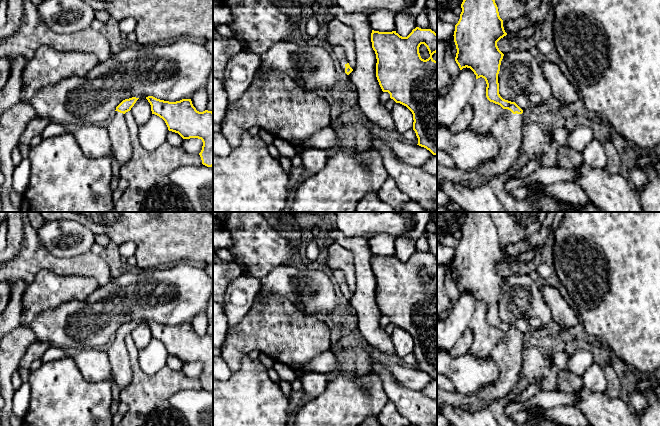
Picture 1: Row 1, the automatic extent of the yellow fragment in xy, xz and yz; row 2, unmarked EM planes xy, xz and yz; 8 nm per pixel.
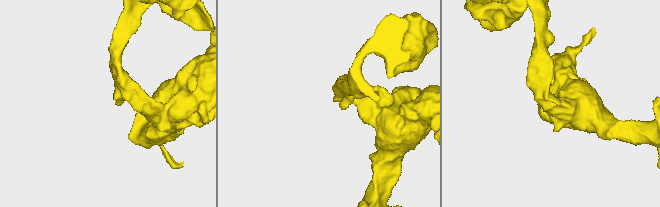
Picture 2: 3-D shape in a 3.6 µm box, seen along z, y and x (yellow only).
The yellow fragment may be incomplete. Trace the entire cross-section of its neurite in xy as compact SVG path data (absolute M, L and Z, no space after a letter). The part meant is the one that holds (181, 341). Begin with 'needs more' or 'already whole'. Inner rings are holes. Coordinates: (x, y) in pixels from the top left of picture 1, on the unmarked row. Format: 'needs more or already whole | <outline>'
already whole | M153 320L146 321L152 338L162 342L169 355L178 357L183 363L198 362L203 366L199 377L202 388L213 390L213 336L199 336L191 323L169 326Z

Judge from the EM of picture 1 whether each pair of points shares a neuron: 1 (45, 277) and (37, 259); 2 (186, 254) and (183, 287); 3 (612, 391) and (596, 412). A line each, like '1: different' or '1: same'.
1: different
2: different
3: different

